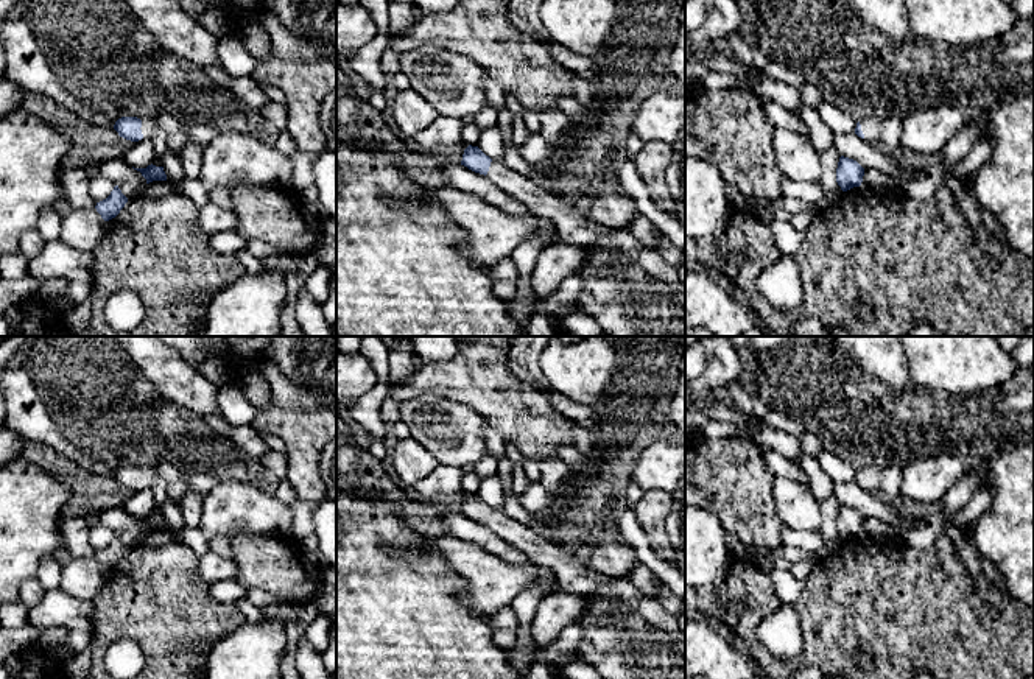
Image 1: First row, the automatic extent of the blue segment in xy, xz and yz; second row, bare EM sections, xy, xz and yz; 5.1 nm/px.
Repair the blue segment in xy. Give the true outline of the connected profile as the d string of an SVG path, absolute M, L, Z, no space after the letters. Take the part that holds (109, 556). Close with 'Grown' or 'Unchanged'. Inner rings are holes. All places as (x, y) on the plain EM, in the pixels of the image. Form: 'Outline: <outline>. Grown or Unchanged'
Outline: M115 534L106 548L97 551L95 558L104 570L109 570L120 562L126 551L128 547L121 542L118 534Z. Unchanged

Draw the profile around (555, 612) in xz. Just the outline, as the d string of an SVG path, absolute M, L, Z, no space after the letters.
M556 590L542 596L528 634L537 645L548 646L559 634L584 615L582 595Z

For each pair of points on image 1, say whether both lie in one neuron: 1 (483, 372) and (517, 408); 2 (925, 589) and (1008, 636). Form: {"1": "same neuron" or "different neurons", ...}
{"1": "same neuron", "2": "same neuron"}

